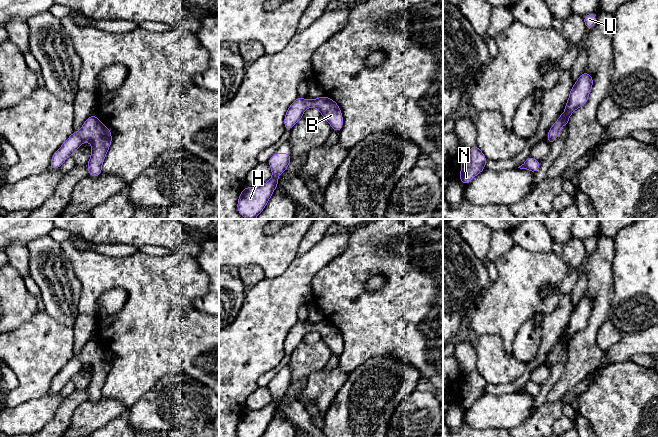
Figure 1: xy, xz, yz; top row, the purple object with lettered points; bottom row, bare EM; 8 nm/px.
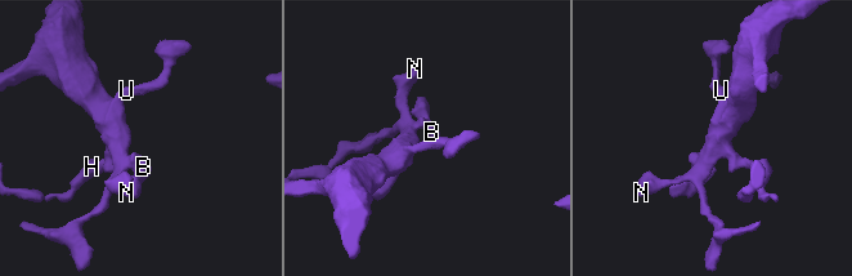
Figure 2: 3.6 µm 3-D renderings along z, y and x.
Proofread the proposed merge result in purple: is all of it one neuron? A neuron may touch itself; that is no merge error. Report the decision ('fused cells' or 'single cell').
single cell

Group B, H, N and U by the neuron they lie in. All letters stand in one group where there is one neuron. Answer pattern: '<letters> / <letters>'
B H N U

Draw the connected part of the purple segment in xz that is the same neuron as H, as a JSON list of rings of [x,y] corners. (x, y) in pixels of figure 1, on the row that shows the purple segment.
[[[274,153],[268,160],[272,170],[272,178],[257,187],[245,187],[242,189],[238,202],[238,213],[247,218],[255,219],[266,207],[274,190],[278,187],[278,177],[285,172],[291,161],[290,153]]]

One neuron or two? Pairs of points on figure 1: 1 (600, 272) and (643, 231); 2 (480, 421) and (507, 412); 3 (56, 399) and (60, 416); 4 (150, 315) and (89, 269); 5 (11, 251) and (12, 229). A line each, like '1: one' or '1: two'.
1: two
2: one
3: two
4: one
5: two

